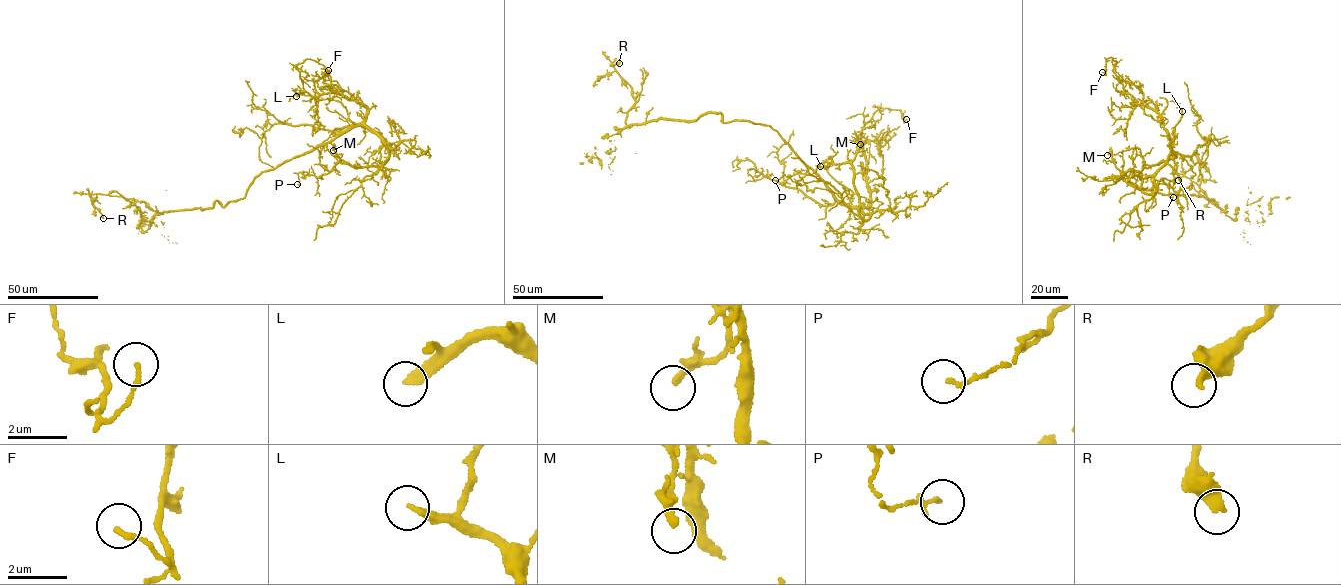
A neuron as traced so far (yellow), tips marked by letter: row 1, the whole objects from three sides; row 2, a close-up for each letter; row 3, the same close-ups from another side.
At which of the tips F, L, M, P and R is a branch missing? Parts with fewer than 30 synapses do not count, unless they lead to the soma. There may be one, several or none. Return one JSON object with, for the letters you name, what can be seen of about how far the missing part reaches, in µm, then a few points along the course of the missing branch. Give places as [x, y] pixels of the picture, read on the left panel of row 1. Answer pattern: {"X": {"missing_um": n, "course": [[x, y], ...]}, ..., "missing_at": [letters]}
{"L": {"missing_um": 45, "course": [[296, 96], [283, 103], [269, 99], [252, 89], [251, 80]]}, "R": {"missing_um": 10, "course": [[103, 218], [108, 220], [117, 214]]}, "missing_at": ["L", "R"]}

